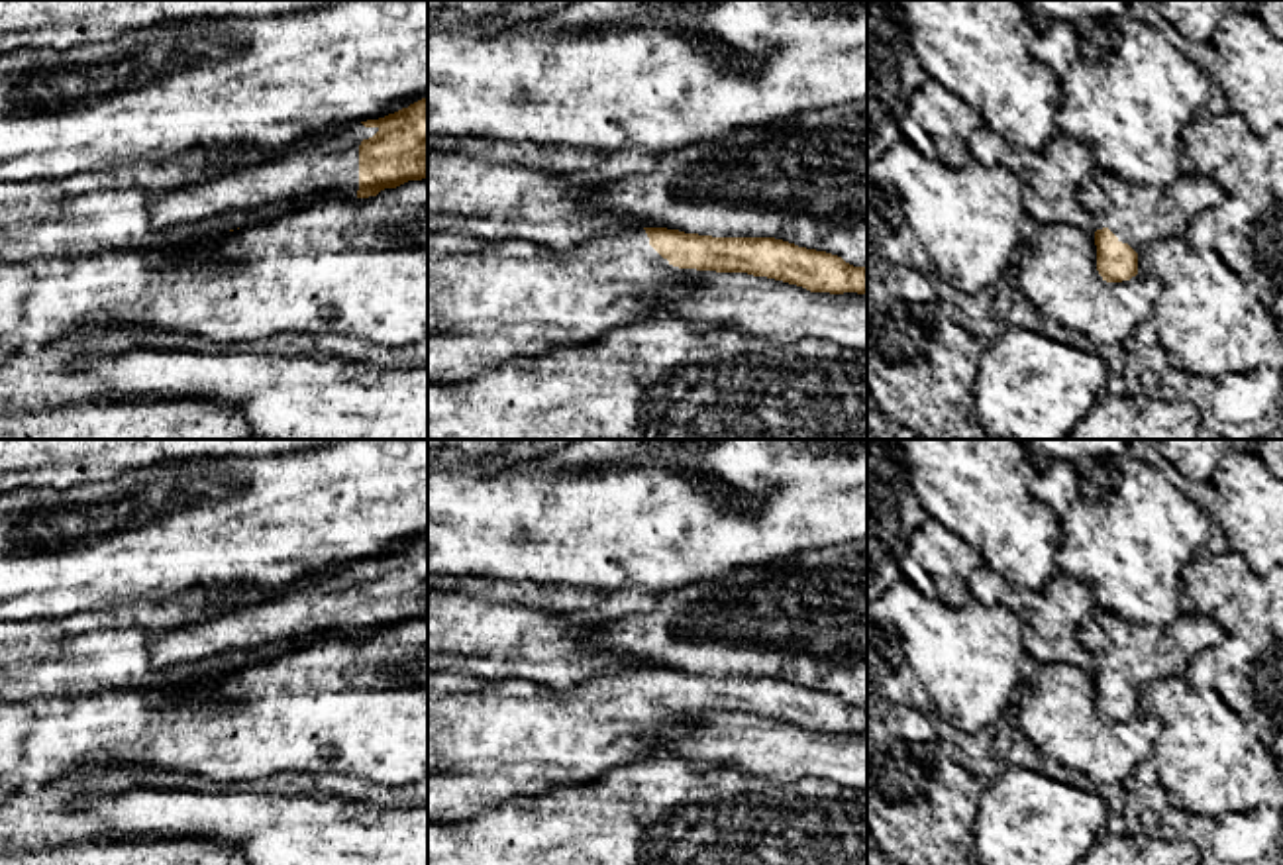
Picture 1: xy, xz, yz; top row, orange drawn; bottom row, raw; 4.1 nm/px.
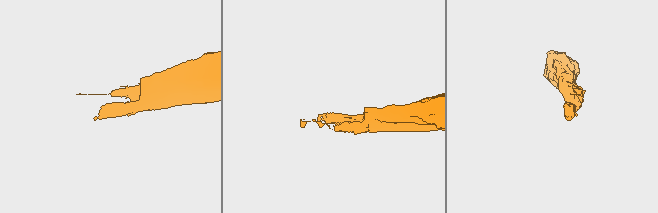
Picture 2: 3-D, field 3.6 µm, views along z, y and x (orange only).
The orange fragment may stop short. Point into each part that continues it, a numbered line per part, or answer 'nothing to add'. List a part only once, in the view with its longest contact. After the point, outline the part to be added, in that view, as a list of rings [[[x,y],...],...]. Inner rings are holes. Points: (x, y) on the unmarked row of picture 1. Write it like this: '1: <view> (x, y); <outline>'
1: xy (328, 607); [[[353,563],[328,577],[279,590],[259,602],[214,612],[188,628],[147,641],[151,665],[161,669],[173,690],[198,683],[173,675],[200,663],[218,663],[233,651],[255,655],[263,647],[294,645],[300,639],[357,637],[359,585],[379,567]]]

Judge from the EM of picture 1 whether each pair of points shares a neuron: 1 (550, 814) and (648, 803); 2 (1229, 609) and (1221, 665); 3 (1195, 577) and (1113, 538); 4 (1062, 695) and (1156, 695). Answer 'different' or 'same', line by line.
1: same
2: same
3: different
4: different

